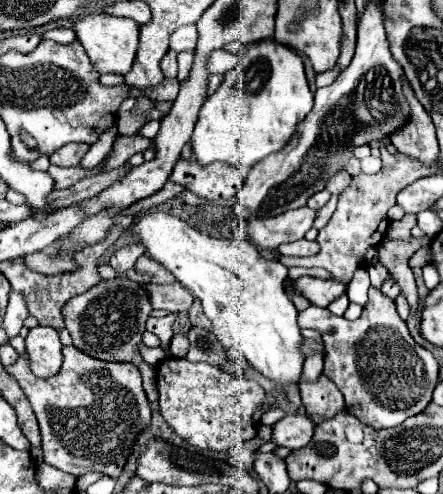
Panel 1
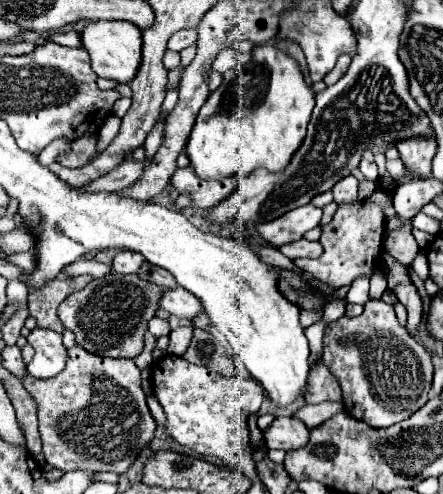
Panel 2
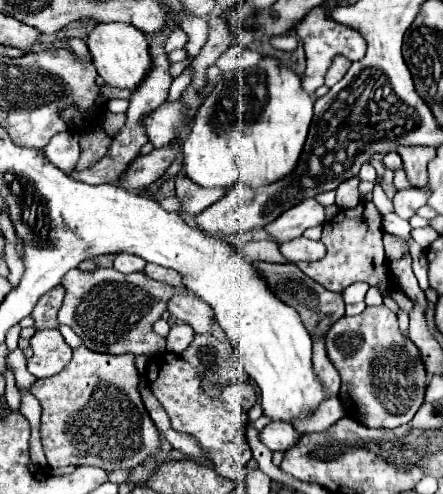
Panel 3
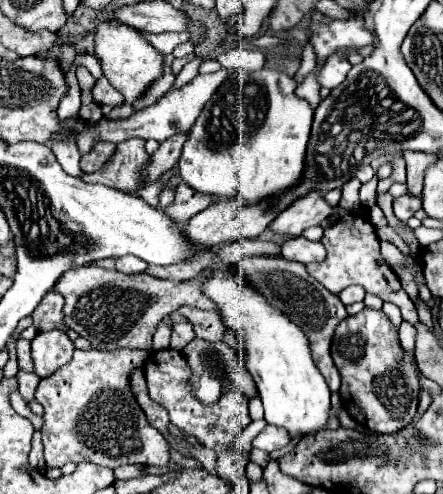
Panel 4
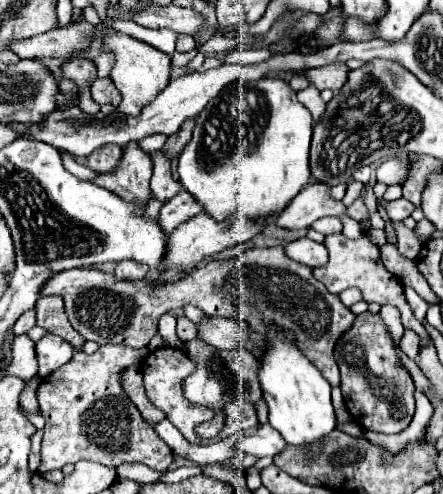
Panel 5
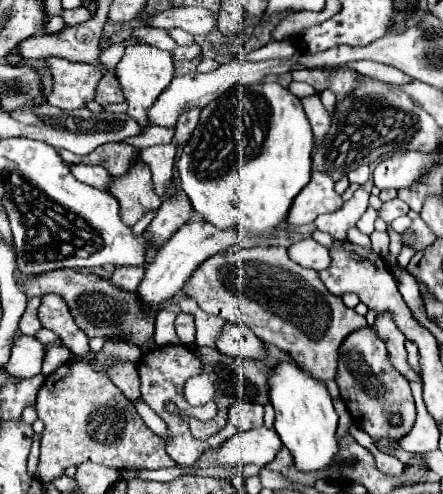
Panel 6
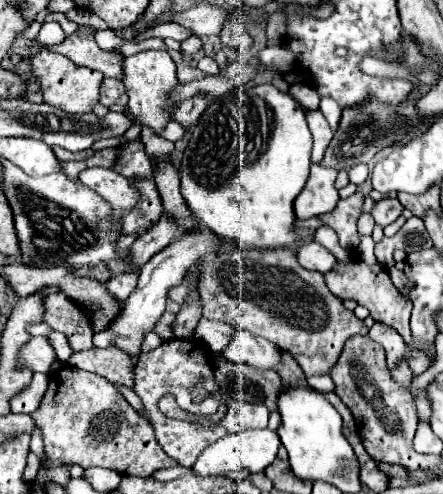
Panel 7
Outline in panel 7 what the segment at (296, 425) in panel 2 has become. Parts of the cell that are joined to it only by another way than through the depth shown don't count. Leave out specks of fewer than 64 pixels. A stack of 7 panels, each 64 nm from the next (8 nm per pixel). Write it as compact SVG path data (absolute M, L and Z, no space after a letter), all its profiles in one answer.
M270 428L244 430L240 434L230 434L230 436L216 440L214 444L210 444L198 456L192 470L194 470L196 476L224 476L228 472L236 472L236 470L244 470L244 468L250 470L252 474L258 474L258 472L264 472L266 466L270 466L274 462L278 448L280 448L280 438Z

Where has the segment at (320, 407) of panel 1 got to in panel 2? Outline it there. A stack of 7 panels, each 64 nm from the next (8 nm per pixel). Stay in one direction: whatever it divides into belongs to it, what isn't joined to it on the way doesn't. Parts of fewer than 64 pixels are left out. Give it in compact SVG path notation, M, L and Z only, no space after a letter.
M318 360L312 370L312 392L308 392L308 404L320 404L326 400L342 400L340 396L340 384L338 378L330 372L330 368L324 364L324 360Z

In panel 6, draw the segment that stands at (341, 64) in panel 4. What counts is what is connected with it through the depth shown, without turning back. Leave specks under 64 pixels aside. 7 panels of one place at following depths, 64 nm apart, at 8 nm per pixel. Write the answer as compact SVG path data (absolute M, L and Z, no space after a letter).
M320 68L302 69L291 72L292 80L300 80L312 84L316 88L316 92L324 90L324 72L320 72Z

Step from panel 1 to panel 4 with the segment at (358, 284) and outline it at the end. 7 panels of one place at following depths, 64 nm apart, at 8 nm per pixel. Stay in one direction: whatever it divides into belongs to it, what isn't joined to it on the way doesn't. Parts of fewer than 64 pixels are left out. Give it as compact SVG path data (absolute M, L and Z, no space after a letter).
M349 286L342 291L340 298L342 298L342 303L348 306L353 303L362 302L366 295L365 290L362 290L360 286Z

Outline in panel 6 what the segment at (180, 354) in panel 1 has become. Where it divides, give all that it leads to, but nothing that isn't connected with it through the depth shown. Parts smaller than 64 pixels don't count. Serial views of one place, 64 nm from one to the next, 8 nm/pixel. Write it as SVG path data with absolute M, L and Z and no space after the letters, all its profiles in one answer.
M178 314L176 316L176 334L182 344L194 344L194 316L192 314Z

